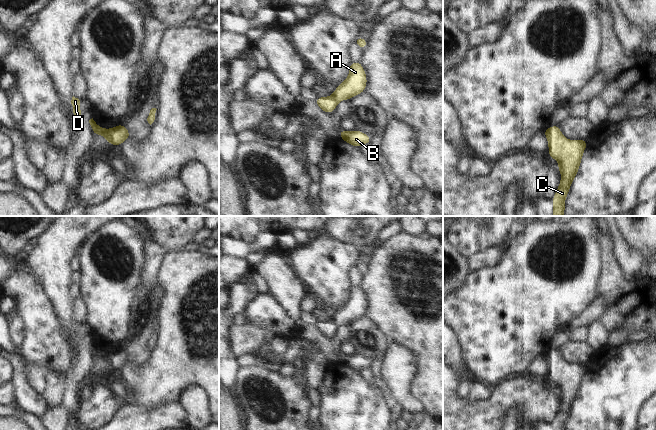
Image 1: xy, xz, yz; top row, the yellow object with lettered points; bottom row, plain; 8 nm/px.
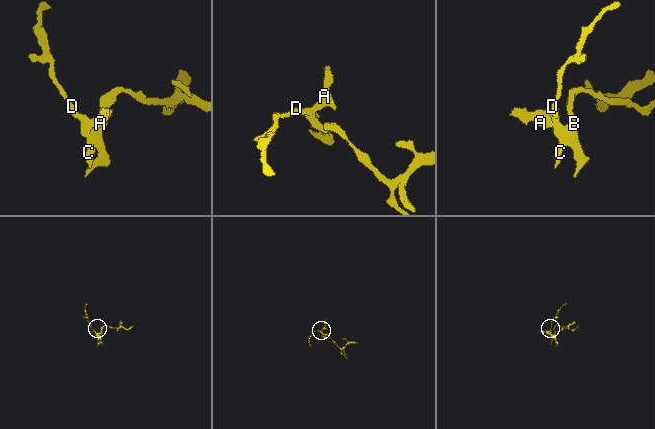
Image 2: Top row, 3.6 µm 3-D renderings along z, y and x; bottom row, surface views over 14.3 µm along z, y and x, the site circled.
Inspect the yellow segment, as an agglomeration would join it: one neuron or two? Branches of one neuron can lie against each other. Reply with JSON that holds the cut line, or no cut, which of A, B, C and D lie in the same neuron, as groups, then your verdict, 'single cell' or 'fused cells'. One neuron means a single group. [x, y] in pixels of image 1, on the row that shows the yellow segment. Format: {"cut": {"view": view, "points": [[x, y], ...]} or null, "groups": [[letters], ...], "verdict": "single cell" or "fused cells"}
{"cut": {"view": "xy", "points": [[108, 129], [111, 143]]}, "groups": [["A"], ["B", "C", "D"]], "verdict": "fused cells"}

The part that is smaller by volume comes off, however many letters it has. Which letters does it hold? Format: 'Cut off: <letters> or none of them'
Cut off: A

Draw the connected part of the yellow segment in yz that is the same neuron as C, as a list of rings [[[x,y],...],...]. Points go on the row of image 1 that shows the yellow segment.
[[[559,125],[547,129],[548,152],[552,160],[556,159],[561,180],[552,198],[553,216],[564,216],[565,200],[575,177],[577,176],[587,140],[568,140],[561,132]]]

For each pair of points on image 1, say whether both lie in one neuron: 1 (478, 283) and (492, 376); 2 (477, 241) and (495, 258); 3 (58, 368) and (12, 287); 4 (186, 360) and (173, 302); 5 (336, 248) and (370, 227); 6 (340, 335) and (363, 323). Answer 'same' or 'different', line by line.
1: same
2: different
3: same
4: same
5: different
6: different

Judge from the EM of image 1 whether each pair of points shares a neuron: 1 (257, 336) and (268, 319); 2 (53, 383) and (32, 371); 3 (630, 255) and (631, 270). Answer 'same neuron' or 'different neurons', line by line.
1: different neurons
2: same neuron
3: same neuron

